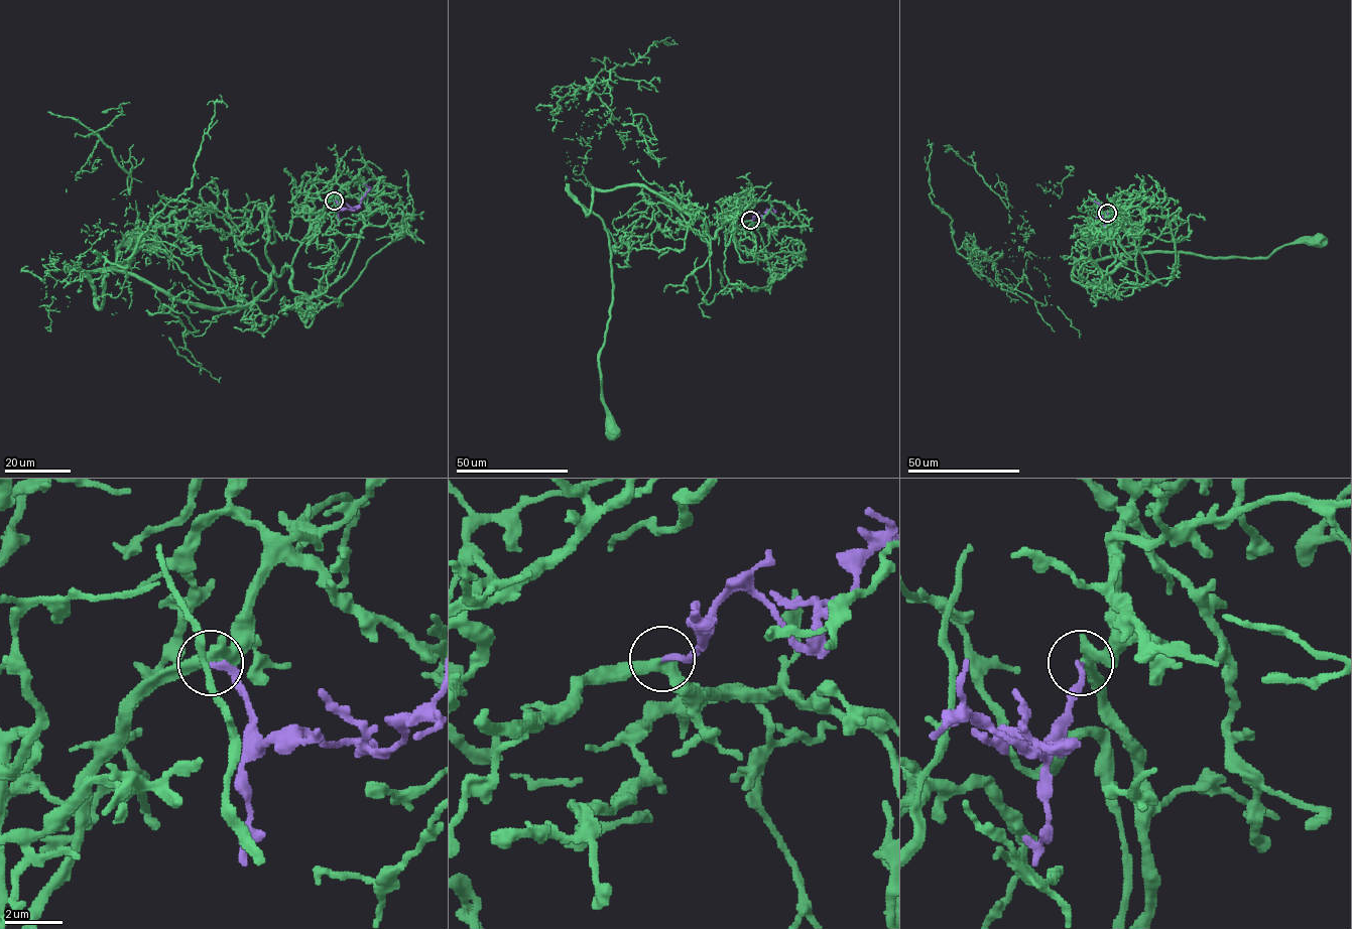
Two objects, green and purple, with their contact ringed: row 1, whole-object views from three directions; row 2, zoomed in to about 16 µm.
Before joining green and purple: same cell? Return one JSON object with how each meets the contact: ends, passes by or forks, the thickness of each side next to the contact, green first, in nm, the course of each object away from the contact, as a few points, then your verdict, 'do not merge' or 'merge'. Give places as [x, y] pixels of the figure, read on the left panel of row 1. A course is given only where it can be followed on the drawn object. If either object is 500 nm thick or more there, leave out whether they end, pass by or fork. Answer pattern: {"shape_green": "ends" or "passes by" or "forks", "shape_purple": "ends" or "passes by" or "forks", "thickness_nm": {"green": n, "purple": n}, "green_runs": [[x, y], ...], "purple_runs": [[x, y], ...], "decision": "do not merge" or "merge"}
{"shape_green": "forks", "shape_purple": "ends", "thickness_nm": {"green": 300, "purple": 200}, "green_runs": [[334, 201], [244, 305], [182, 303], [105, 270], [100, 308], [88, 273], [126, 266], [113, 267], [131, 239]], "purple_runs": [[334, 201], [340, 210], [354, 211], [369, 188], [364, 184]], "decision": "merge"}

